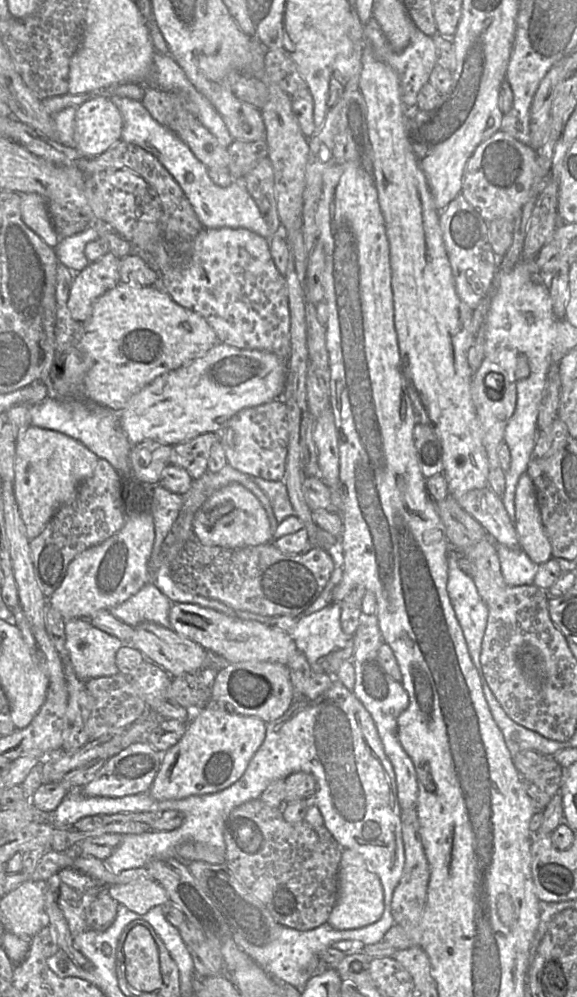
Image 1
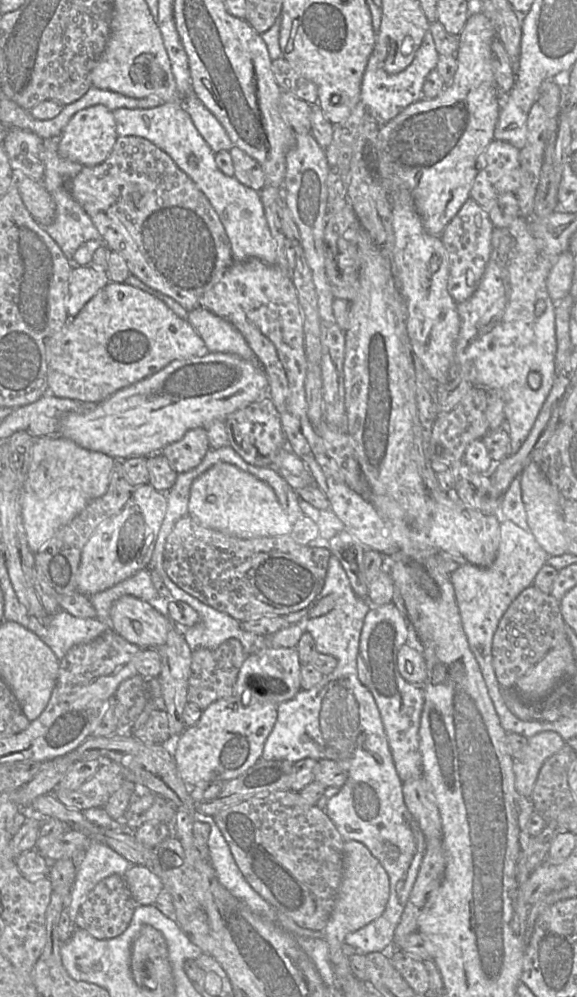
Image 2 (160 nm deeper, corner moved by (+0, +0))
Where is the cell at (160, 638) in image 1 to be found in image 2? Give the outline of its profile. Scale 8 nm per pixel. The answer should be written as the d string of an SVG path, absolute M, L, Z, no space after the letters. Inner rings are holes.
M125 595L110 609L110 627L126 641L141 649L165 644L172 621L149 603Z

